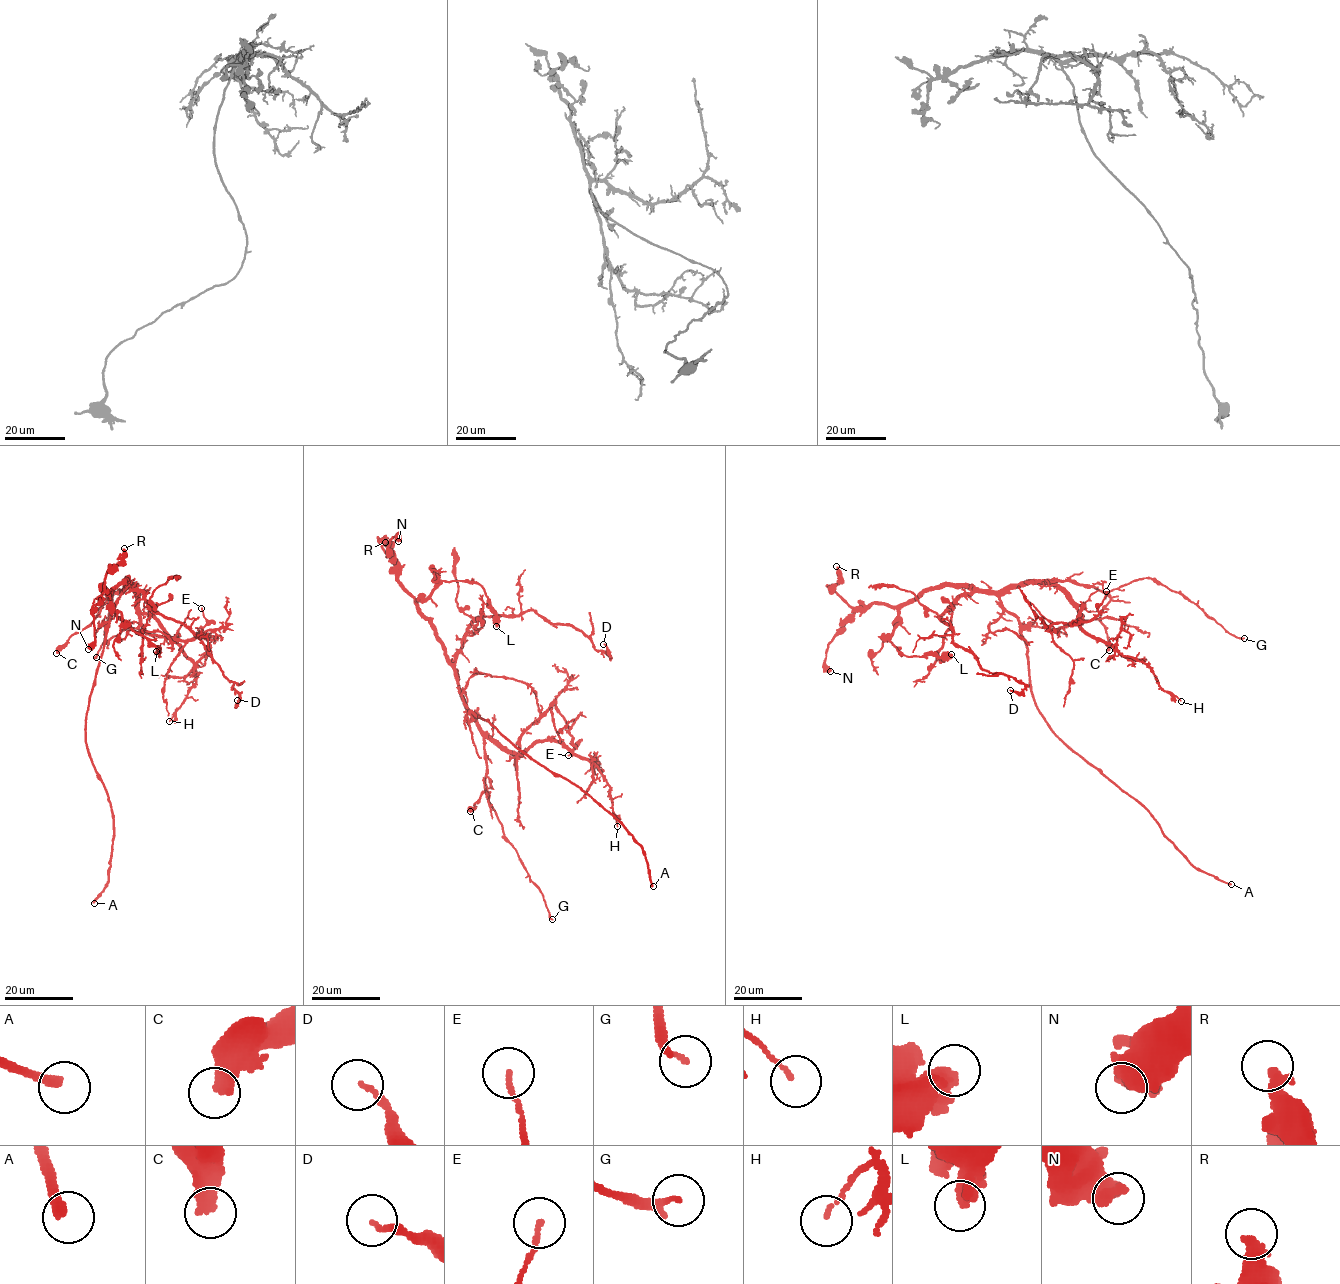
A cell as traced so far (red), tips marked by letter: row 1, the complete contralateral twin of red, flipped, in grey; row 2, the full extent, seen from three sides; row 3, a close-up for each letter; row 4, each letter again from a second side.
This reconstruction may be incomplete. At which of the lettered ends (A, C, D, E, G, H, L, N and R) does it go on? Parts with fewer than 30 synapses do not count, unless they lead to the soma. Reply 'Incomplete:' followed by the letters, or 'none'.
Incomplete: A

